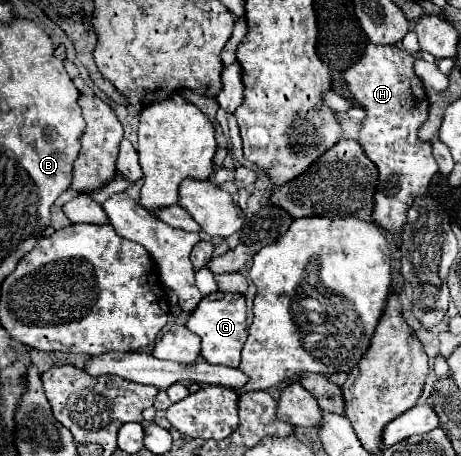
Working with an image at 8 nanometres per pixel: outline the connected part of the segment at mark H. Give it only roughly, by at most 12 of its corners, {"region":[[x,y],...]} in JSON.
{"region":[[366,42],[342,72],[380,170],[372,218],[398,234],[438,164],[406,50]]}

